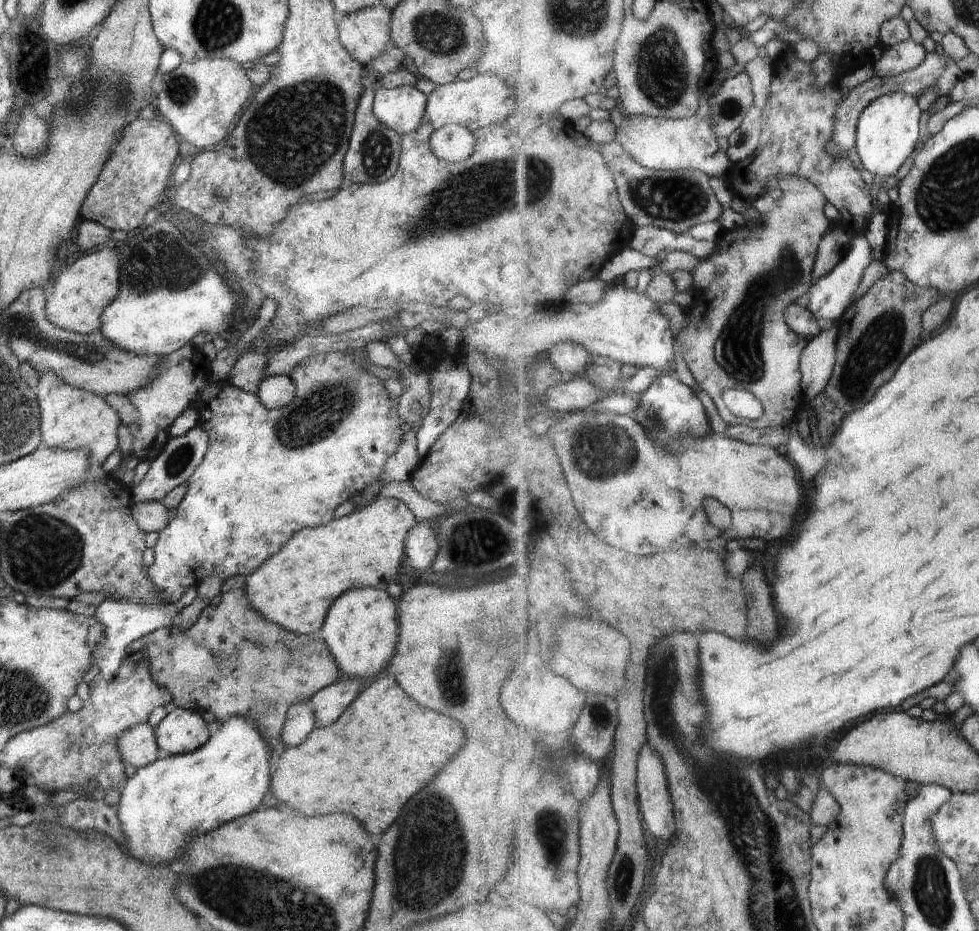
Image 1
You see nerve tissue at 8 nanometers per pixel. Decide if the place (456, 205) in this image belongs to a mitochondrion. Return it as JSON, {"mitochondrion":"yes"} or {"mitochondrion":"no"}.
{"mitochondrion":"yes"}

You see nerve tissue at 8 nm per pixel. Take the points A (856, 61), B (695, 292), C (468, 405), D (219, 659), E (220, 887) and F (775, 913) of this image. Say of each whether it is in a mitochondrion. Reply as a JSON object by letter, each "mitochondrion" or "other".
{"A":"other","B":"other","C":"other","D":"mitochondrion","E":"mitochondrion","F":"mitochondrion"}

